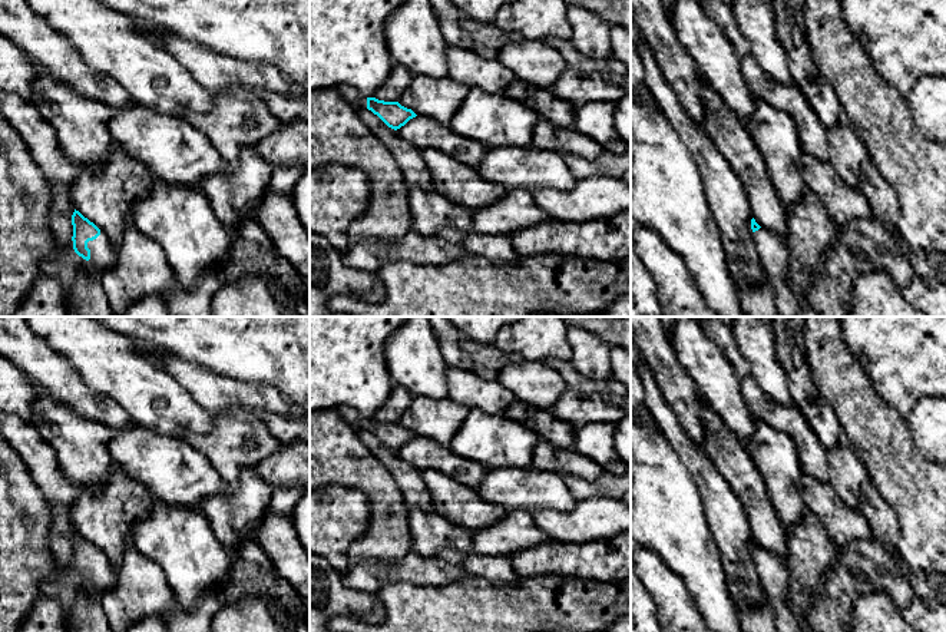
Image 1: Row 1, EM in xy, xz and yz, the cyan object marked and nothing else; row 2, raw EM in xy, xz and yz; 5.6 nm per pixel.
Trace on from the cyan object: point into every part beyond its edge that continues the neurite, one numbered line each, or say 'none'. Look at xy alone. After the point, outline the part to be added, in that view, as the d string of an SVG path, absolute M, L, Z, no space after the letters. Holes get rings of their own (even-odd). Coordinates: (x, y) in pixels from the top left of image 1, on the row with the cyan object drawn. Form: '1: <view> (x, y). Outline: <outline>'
1: xy (102, 254). Outline: M100 231L100 235L87 242L90 259L87 261L99 275L102 271L115 265L116 251L110 244L109 236Z

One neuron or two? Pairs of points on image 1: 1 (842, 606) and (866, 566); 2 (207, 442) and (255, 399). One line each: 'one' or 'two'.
1: one
2: two

